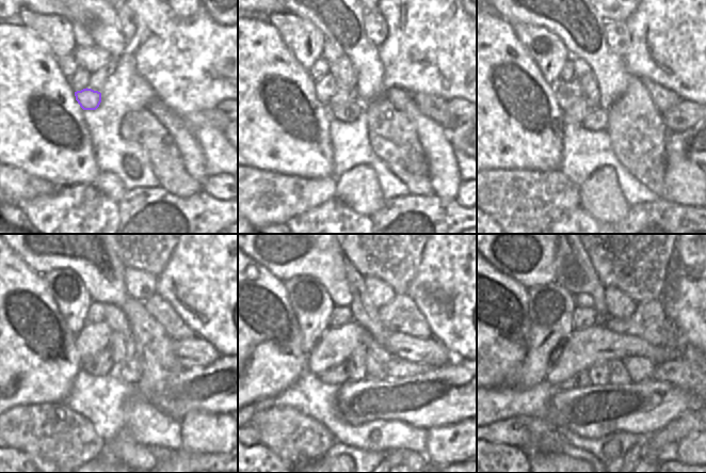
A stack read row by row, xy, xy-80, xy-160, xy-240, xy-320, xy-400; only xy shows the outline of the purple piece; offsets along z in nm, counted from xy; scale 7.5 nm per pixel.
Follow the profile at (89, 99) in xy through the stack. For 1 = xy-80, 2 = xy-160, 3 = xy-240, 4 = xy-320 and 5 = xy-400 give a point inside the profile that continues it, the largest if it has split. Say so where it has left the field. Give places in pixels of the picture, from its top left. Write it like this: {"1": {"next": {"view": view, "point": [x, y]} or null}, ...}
{"1": {"next": {"view": "xy-80", "point": [349, 112]}}, "2": {"next": {"view": "xy-160", "point": [596, 121]}}, "3": {"next": {"view": "xy-240", "point": [129, 369]}}, "4": {"next": {"view": "xy-320", "point": [398, 368]}}, "5": {"next": {"view": "xy-400", "point": [688, 376]}}}

